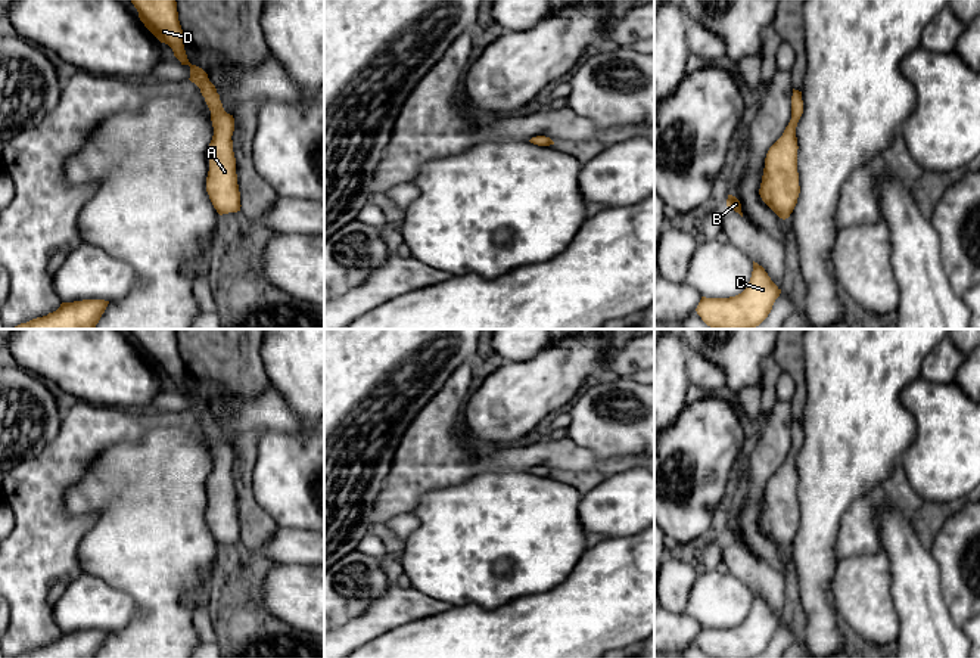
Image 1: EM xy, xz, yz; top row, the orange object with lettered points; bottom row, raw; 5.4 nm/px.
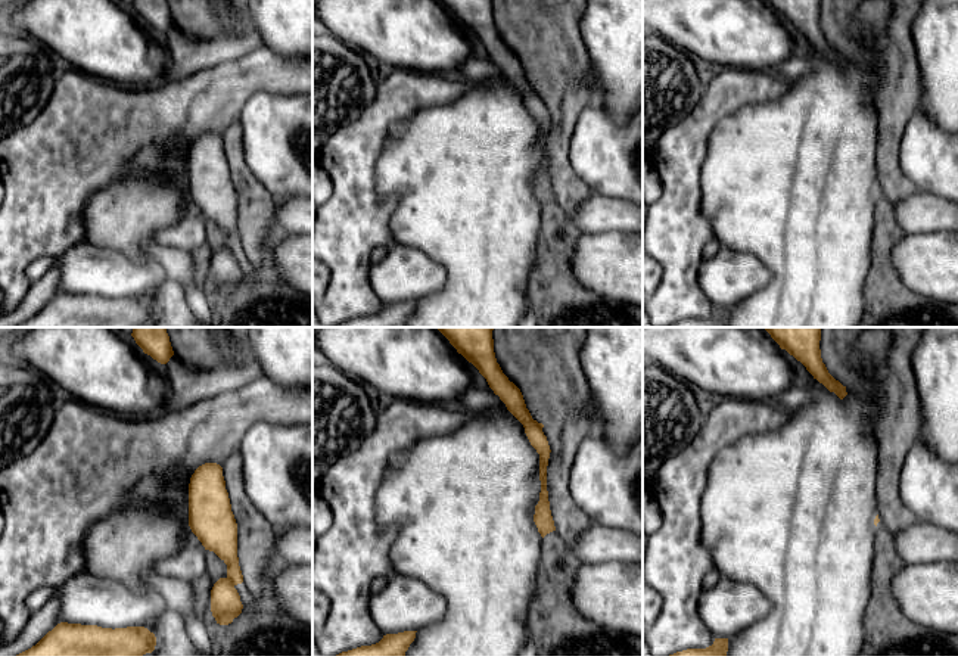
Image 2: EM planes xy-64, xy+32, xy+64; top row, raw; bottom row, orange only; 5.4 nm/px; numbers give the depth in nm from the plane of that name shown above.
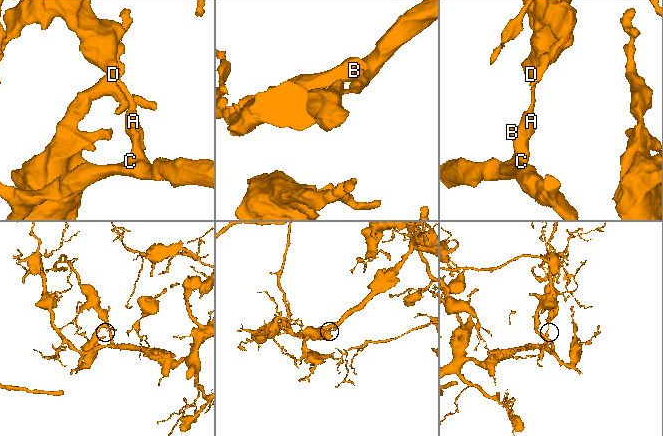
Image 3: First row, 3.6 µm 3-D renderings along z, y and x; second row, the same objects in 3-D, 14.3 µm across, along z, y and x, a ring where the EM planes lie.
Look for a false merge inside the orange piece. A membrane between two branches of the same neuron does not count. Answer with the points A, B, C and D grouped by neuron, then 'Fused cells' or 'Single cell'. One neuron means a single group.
Groups: A B C / D. Fused cells

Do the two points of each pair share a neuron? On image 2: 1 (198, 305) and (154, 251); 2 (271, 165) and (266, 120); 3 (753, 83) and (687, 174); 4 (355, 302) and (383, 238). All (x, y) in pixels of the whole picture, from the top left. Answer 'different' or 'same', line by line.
1: same
2: same
3: same
4: same

